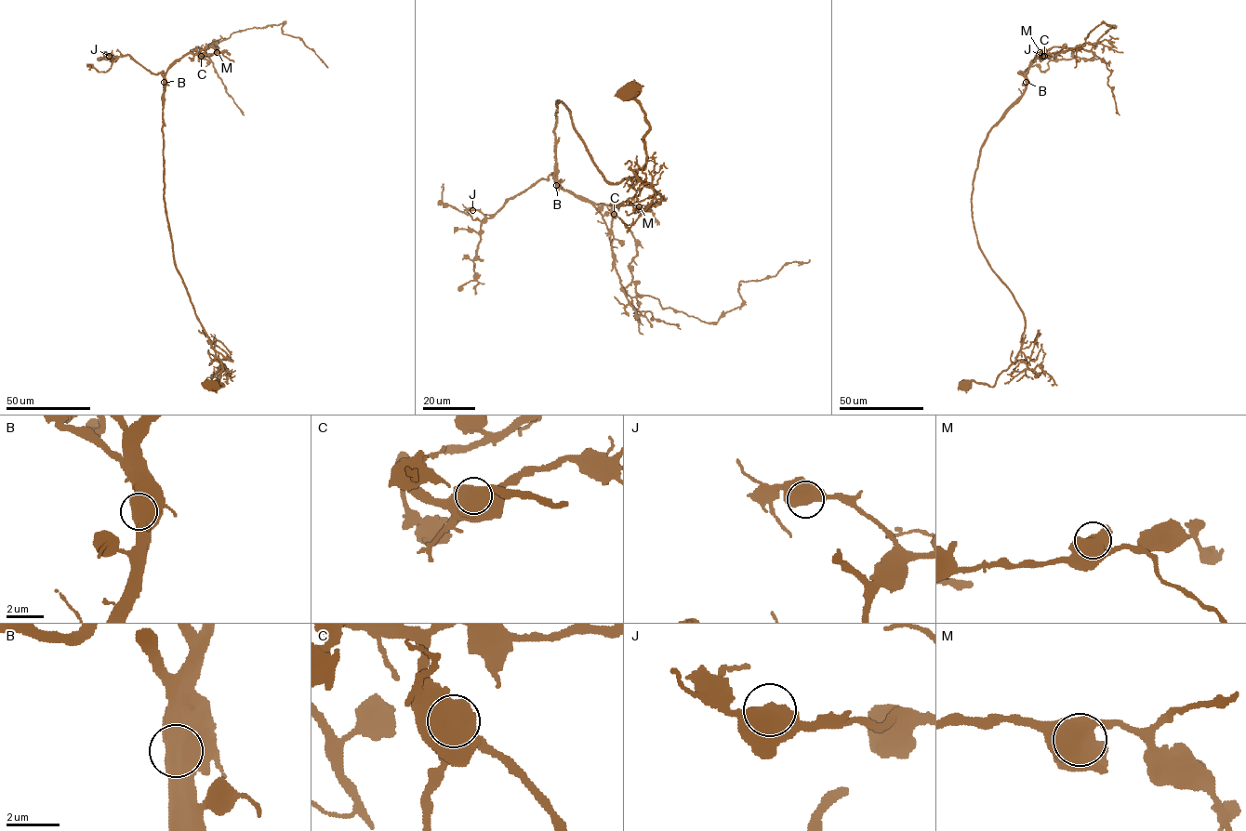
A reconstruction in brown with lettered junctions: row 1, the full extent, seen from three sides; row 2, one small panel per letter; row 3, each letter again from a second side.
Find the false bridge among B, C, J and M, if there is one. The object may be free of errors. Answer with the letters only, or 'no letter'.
B

